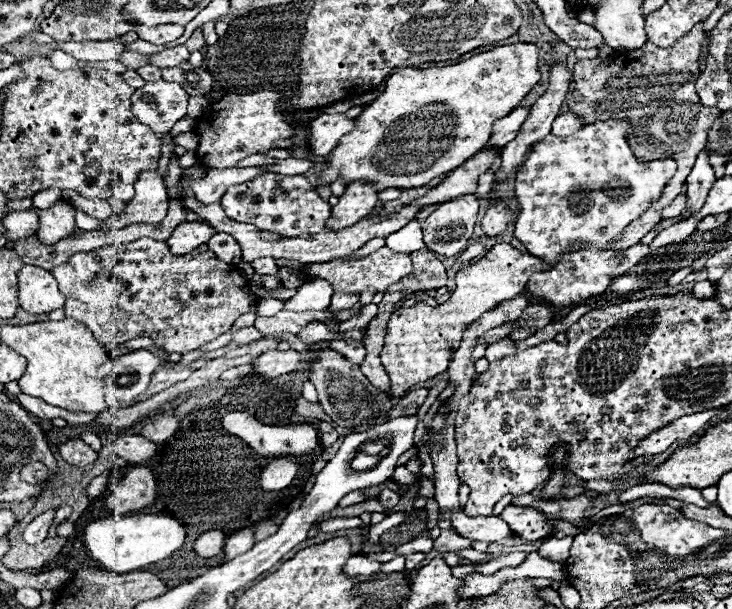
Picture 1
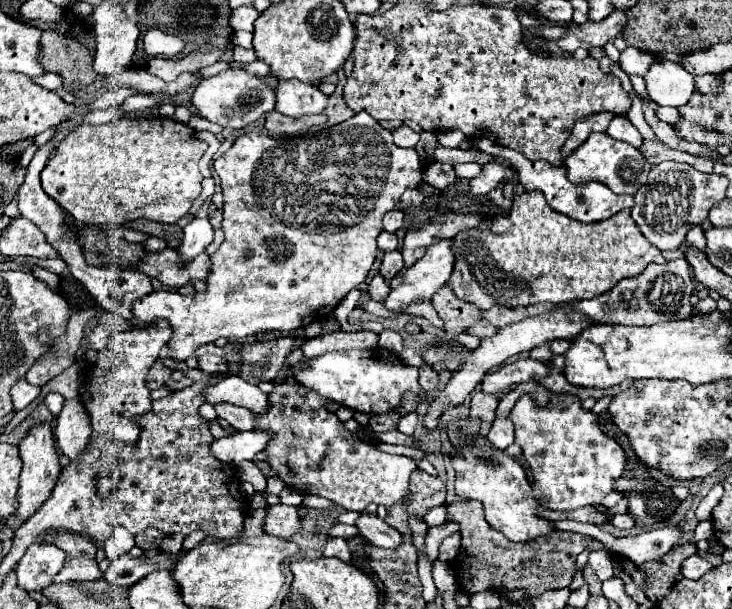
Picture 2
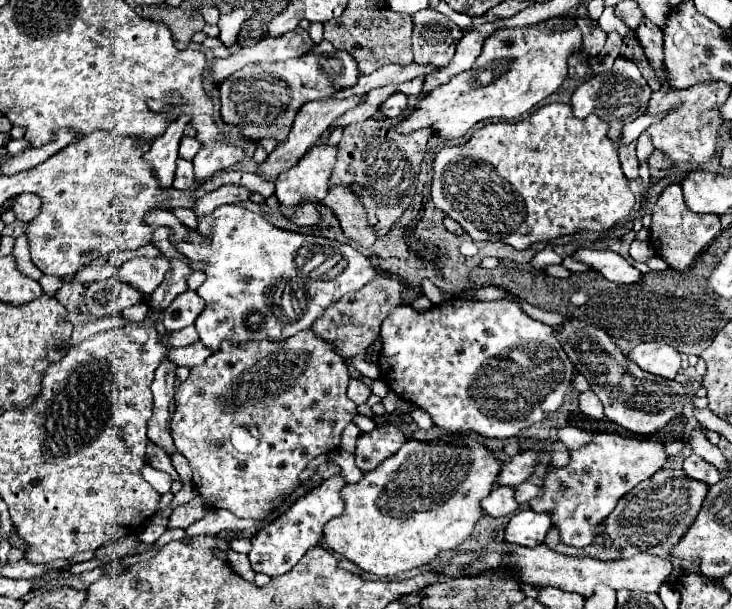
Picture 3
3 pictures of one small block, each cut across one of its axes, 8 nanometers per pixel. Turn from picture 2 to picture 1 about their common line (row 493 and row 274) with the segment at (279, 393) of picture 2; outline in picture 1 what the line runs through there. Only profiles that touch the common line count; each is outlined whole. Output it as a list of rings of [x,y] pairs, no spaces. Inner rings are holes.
[[[384,246],[364,258],[356,258],[354,254],[350,254],[346,258],[336,258],[336,260],[328,260],[328,262],[304,264],[304,268],[300,272],[302,272],[302,276],[326,280],[334,292],[342,290],[342,292],[360,294],[366,288],[372,288],[374,292],[384,292],[388,286],[396,284],[396,280],[402,280],[404,276],[408,276],[412,272],[412,260],[410,260],[410,254],[398,254]]]

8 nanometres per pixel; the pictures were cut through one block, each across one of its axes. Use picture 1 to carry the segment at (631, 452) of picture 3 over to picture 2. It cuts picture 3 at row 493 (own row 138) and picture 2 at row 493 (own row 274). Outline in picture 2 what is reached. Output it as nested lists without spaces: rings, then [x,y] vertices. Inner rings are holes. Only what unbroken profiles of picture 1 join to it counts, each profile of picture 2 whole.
[[[552,394],[550,406],[546,408],[536,408],[532,398],[522,396],[512,408],[510,420],[516,428],[516,442],[520,444],[522,454],[532,472],[532,496],[540,500],[542,508],[576,510],[582,506],[598,506],[600,500],[614,490],[614,482],[626,470],[626,458],[620,444],[600,430],[598,416],[584,410],[576,396]]]

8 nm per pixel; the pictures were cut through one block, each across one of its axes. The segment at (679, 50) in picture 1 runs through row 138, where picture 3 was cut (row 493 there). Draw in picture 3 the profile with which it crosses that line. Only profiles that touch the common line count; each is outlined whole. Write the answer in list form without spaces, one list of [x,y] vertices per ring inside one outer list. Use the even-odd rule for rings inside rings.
[[[662,468],[660,472],[656,472],[652,478],[640,482],[630,494],[626,494],[618,506],[614,508],[614,512],[604,520],[606,524],[606,532],[608,536],[614,540],[614,544],[610,548],[600,548],[602,544],[592,544],[588,548],[572,548],[572,546],[564,546],[560,542],[560,536],[556,532],[556,528],[550,528],[550,532],[546,534],[546,546],[566,554],[566,556],[590,556],[590,558],[598,558],[598,560],[616,560],[616,558],[630,558],[634,554],[654,554],[654,556],[662,556],[672,560],[674,564],[674,572],[670,578],[670,584],[676,584],[680,580],[682,574],[688,572],[698,572],[698,564],[688,562],[688,560],[680,560],[668,554],[668,550],[684,536],[684,532],[688,530],[688,526],[692,524],[692,520],[696,518],[704,498],[706,498],[708,486],[700,484],[688,476],[678,476],[676,478],[676,470],[668,470]]]

